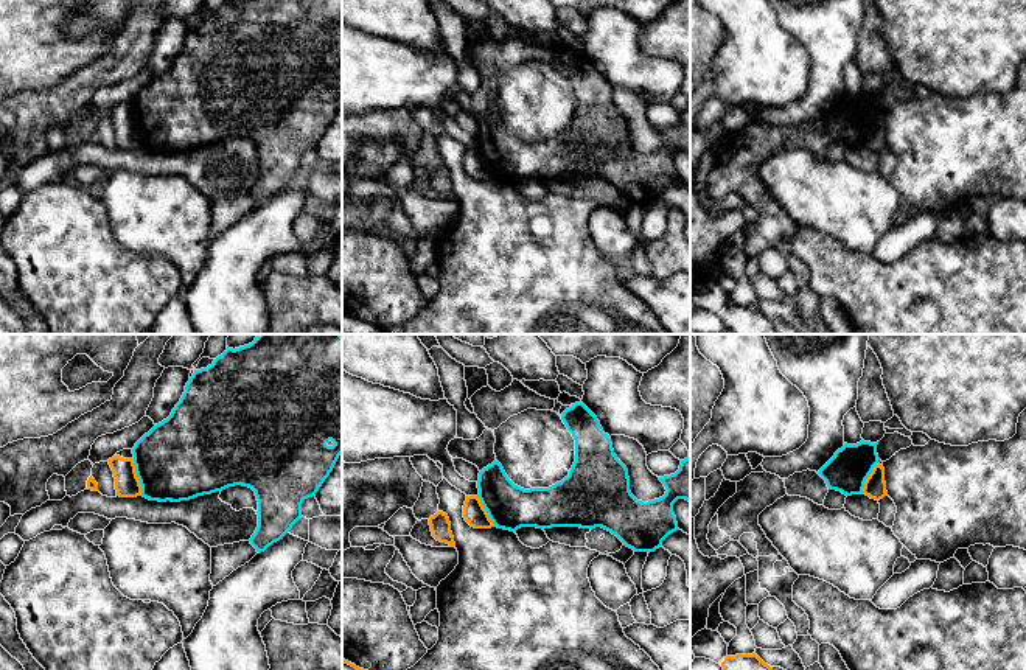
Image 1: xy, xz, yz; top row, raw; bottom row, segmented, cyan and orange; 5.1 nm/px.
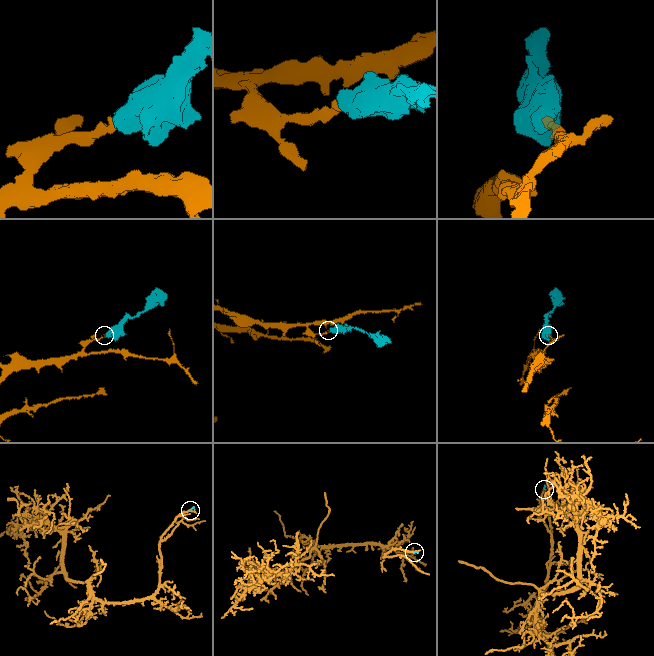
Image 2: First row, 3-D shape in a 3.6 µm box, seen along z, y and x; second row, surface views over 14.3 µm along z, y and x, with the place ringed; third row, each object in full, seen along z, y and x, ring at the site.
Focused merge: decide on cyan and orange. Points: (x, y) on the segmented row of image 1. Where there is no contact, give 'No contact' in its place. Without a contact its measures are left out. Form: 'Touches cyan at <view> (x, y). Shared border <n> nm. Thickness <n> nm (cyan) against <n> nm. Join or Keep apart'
Touches cyan at xy (137, 476). Shared border 200 nm. Thickness 420 nm (cyan) against 130 nm. Keep apart

